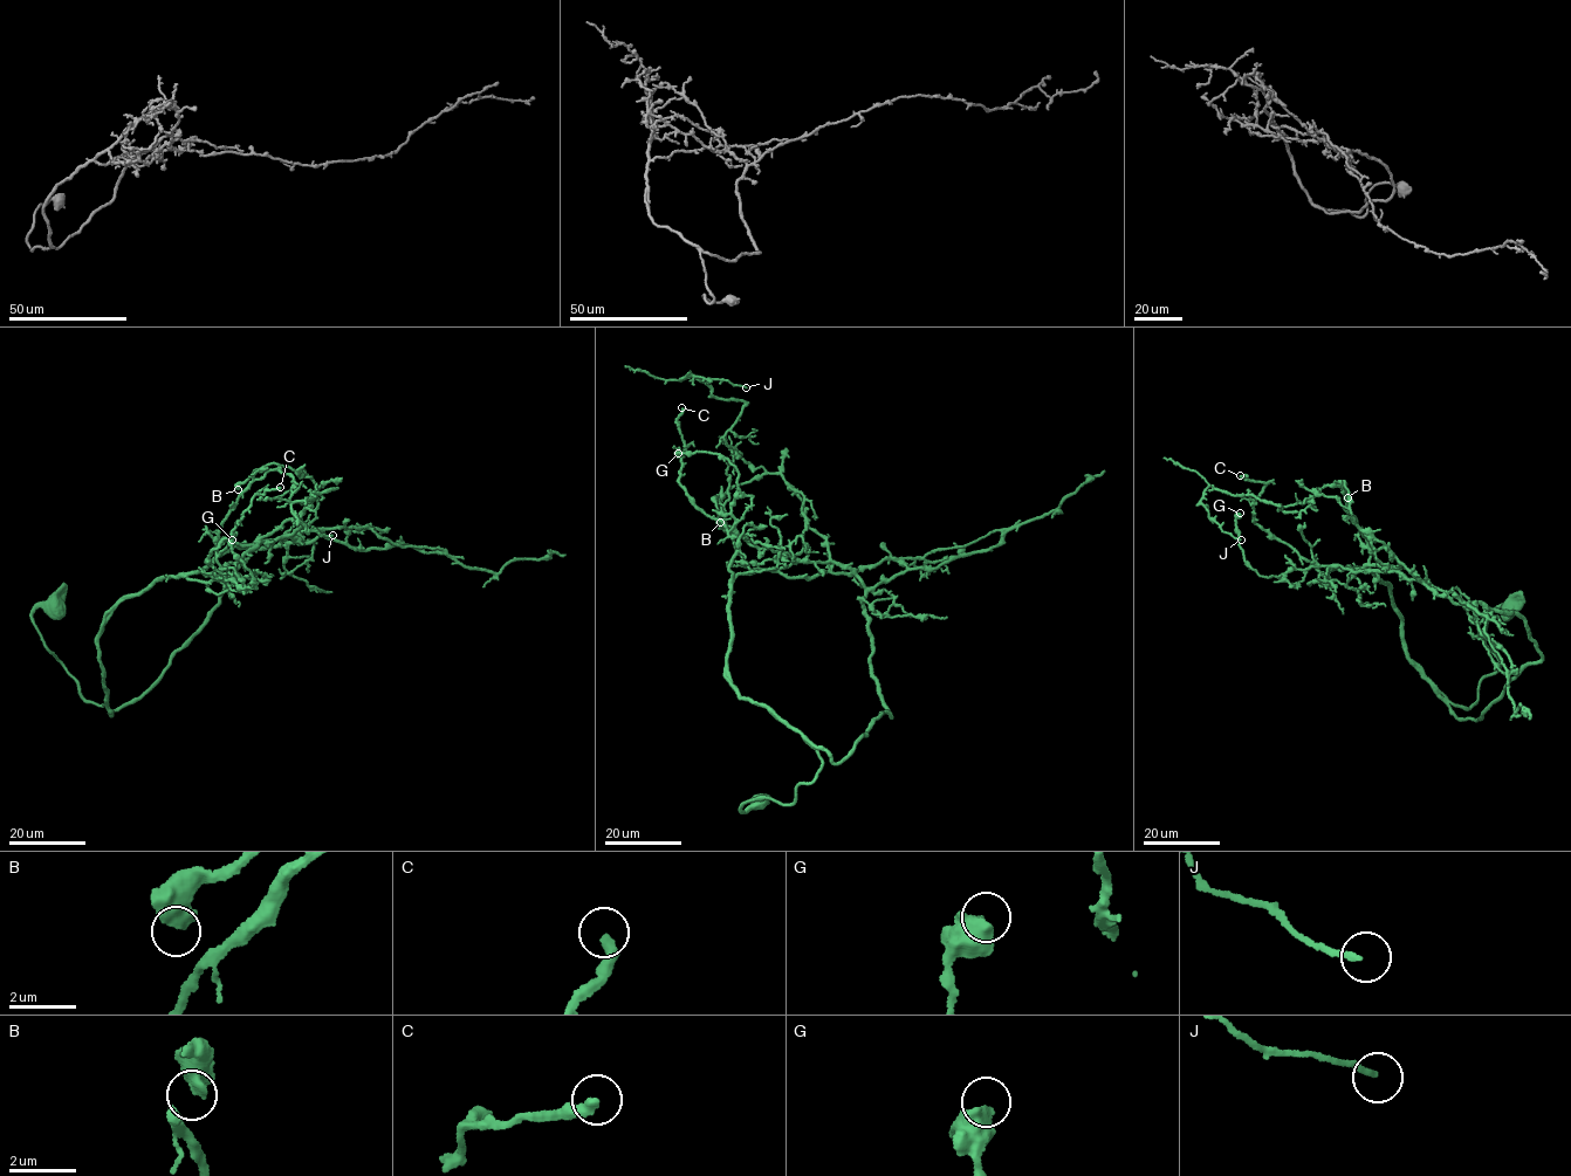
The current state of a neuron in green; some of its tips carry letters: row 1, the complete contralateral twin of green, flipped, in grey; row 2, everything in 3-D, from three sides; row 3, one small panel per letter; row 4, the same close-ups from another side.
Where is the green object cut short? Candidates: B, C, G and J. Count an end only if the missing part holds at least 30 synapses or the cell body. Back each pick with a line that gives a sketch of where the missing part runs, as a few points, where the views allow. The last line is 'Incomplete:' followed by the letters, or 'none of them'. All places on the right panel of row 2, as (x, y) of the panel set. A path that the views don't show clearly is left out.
Incomplete: none of them

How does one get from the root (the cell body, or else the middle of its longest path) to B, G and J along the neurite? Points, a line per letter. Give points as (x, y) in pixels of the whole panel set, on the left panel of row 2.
B: (54, 606), (32, 617), (45, 647), (105, 705), (107, 611), (271, 534), (318, 488), (274, 463), (238, 489)
G: (54, 606), (32, 617), (45, 647), (80, 695), (105, 705), (104, 613), (166, 577), (256, 589), (232, 540)
J: (54, 606), (45, 647), (105, 705), (104, 613), (207, 566), (248, 483), (334, 489), (292, 507), (333, 535)

